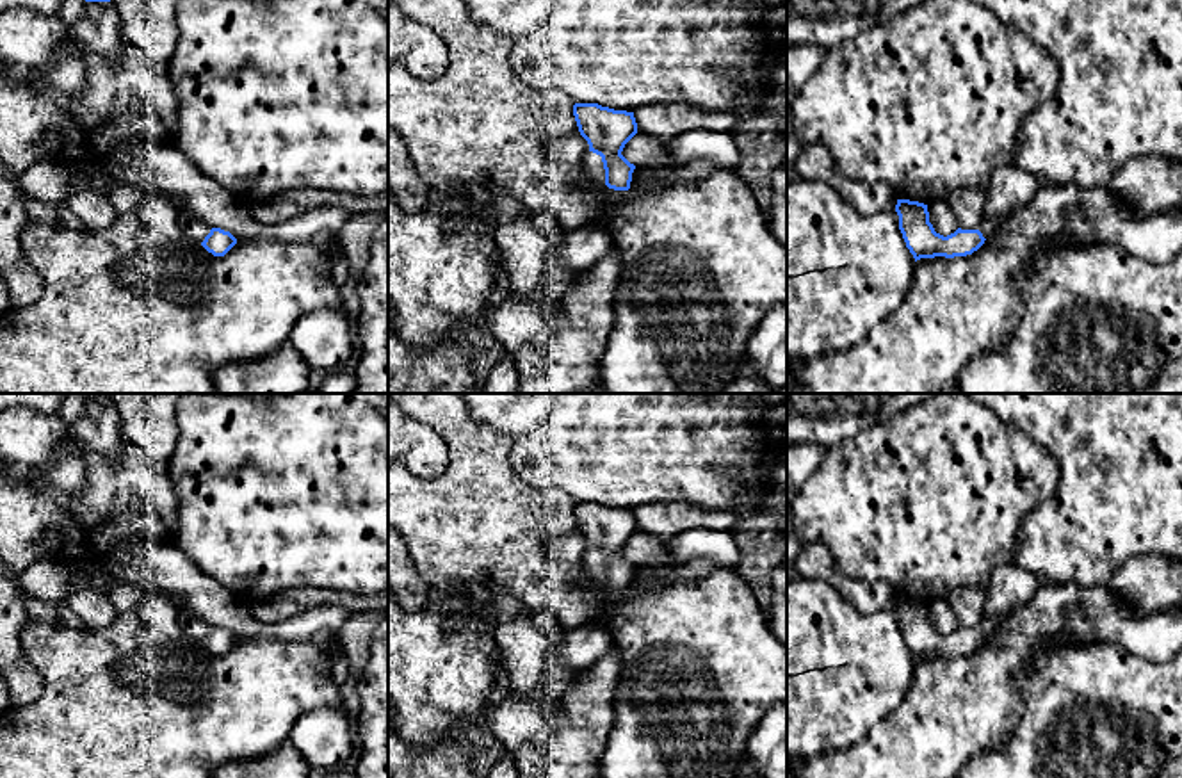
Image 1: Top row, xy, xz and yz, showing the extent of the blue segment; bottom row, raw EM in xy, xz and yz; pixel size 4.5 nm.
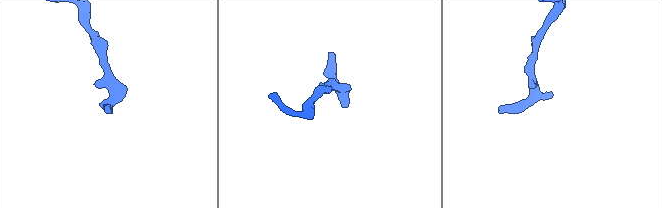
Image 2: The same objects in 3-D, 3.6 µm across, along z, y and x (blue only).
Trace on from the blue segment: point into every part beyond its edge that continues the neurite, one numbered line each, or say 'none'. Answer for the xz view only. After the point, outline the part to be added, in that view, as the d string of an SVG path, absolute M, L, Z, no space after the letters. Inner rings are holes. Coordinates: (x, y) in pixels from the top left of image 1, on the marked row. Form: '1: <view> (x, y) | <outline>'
1: xz (593, 171) | M589 151L584 158L582 176L591 185L589 192L595 196L595 201L603 207L612 207L623 201L628 190L614 190L605 185L605 169L602 157Z

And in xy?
1: xy (194, 228) | M182 214L182 226L183 226L183 237L192 239L199 244L212 230L206 223L189 214Z

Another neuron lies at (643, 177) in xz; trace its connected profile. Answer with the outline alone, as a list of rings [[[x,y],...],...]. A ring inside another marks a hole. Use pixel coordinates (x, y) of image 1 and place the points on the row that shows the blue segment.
[[[696,158],[689,164],[678,164],[675,167],[636,167],[632,173],[630,189],[652,189],[671,182],[696,182],[712,176],[721,169],[723,167],[712,158]]]

